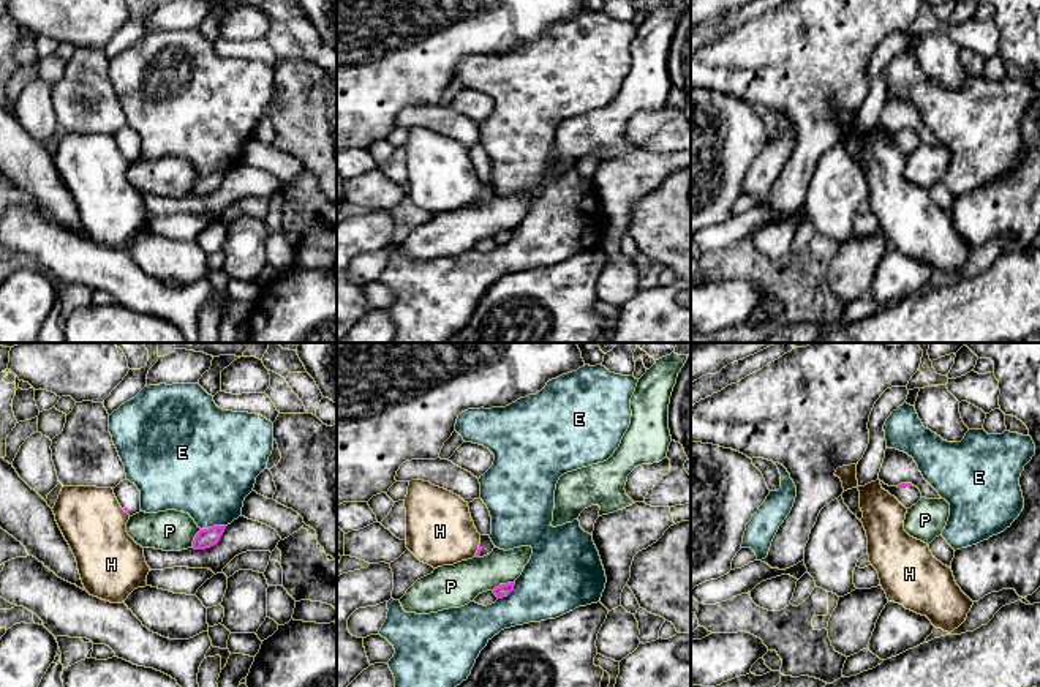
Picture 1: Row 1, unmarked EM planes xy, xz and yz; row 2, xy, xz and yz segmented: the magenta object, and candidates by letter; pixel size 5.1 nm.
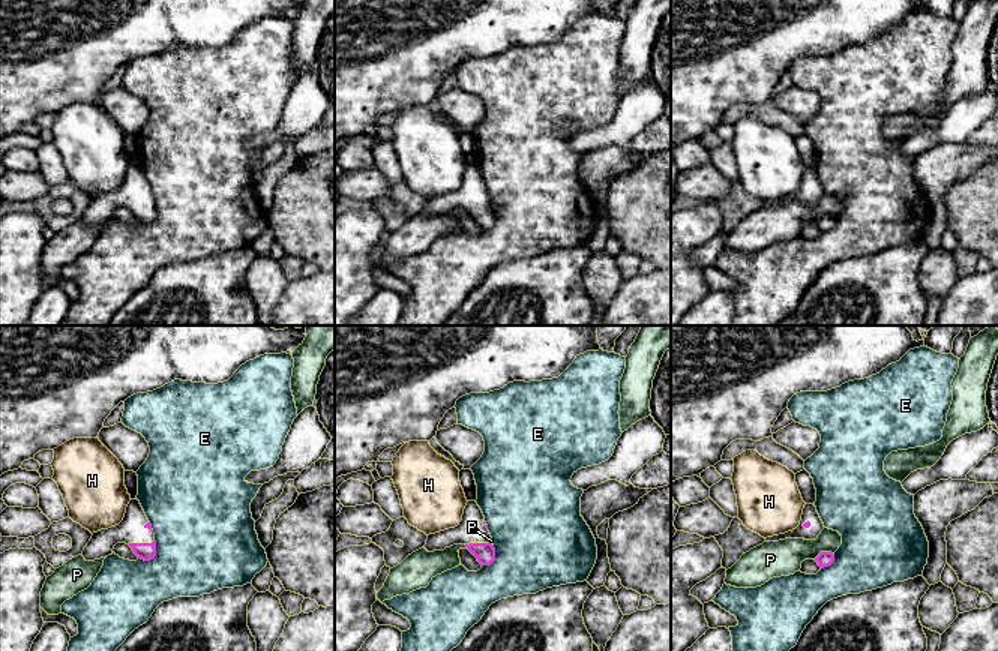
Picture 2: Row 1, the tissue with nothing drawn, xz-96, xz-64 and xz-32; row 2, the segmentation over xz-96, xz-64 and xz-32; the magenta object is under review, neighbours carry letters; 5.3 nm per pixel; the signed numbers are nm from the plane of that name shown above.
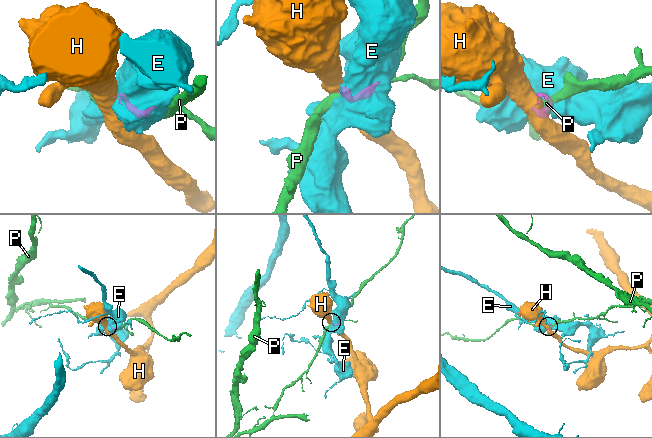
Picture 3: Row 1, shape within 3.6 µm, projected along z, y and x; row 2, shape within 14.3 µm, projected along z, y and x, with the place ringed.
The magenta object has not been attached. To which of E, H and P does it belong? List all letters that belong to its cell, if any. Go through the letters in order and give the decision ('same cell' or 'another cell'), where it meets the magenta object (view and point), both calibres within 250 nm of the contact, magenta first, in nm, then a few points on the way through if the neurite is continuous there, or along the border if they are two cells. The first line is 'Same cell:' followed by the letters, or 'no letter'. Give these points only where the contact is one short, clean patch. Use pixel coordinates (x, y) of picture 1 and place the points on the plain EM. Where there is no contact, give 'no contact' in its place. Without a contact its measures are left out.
Same cell: no letter
E: another cell; contact xy (212, 174); calibres 100 and 420 nm
H: another cell; contact xz (478, 196); calibres 20 and 360 nm; border xz (479, 190), (474, 201)
P: another cell; contact xz (501, 231); calibres 70 and 220 nm

